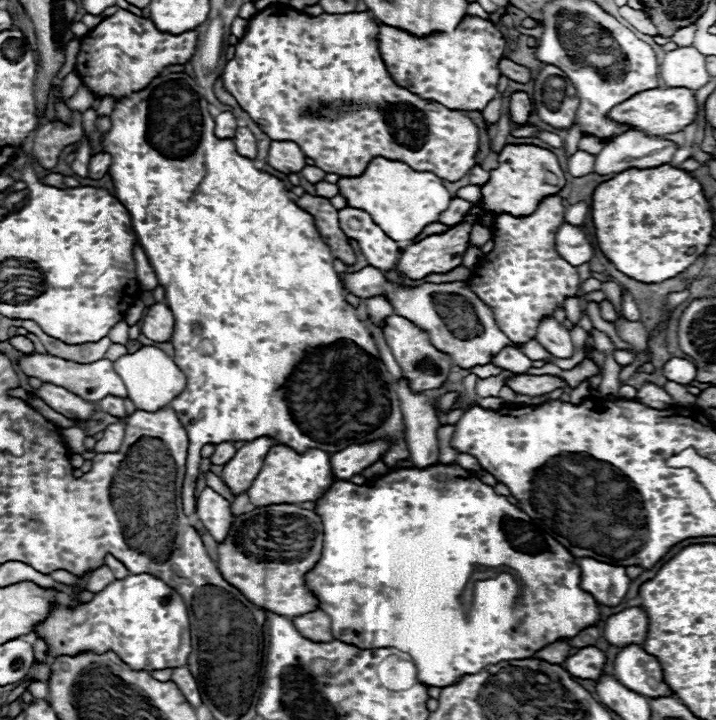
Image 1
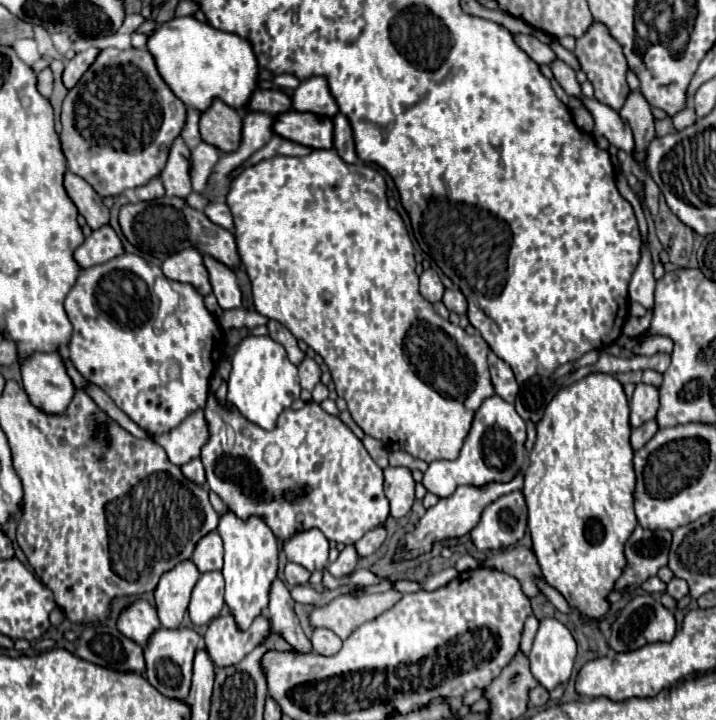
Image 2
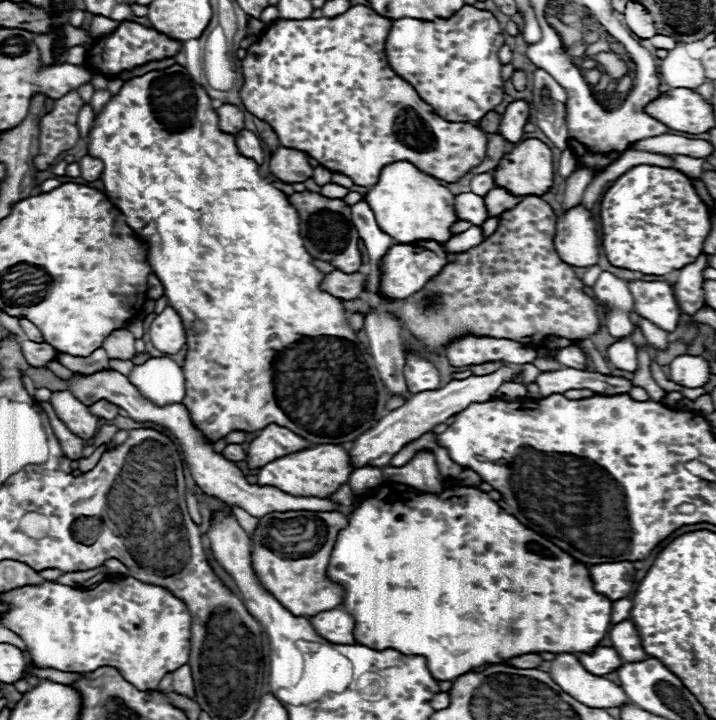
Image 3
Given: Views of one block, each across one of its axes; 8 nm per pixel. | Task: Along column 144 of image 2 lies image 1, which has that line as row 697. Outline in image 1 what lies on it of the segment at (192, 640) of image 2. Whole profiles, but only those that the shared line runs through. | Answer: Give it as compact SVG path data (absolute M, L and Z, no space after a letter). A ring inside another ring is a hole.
M626 646L614 660L614 676L628 690L646 698L676 696L666 684L662 666L656 656L644 652L642 646Z

